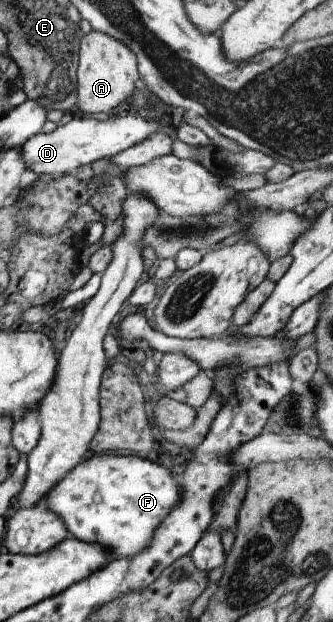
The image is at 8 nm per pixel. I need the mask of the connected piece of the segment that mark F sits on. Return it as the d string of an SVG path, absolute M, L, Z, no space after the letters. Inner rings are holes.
M93 456L81 460L49 490L42 504L63 519L77 540L101 544L115 559L145 550L169 512L179 504L181 486L175 473L138 456Z

